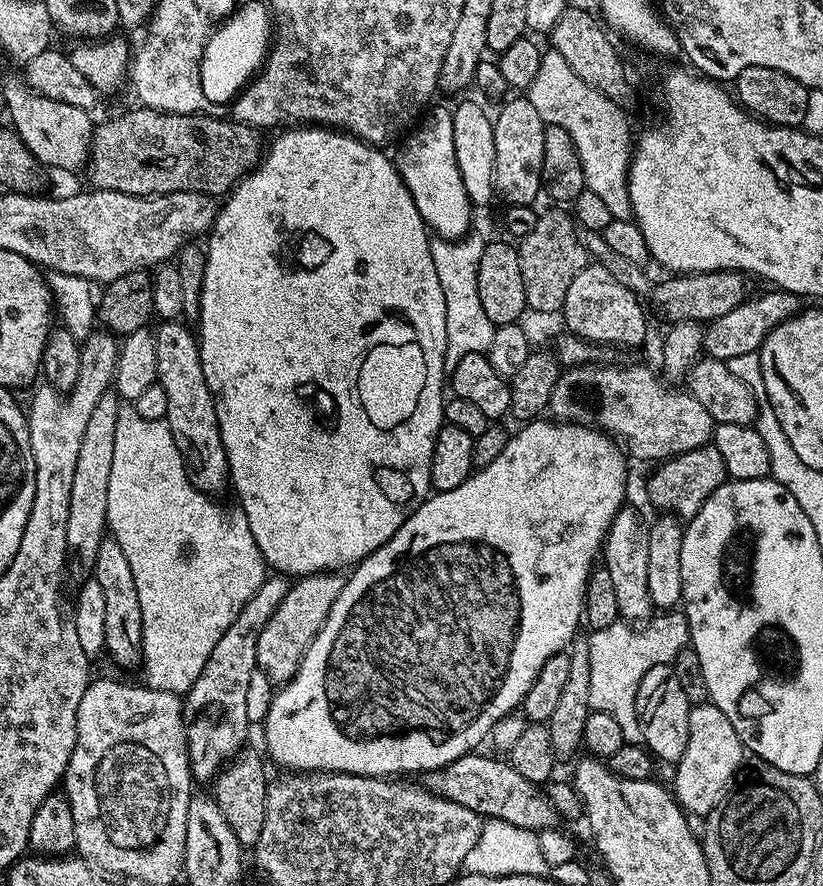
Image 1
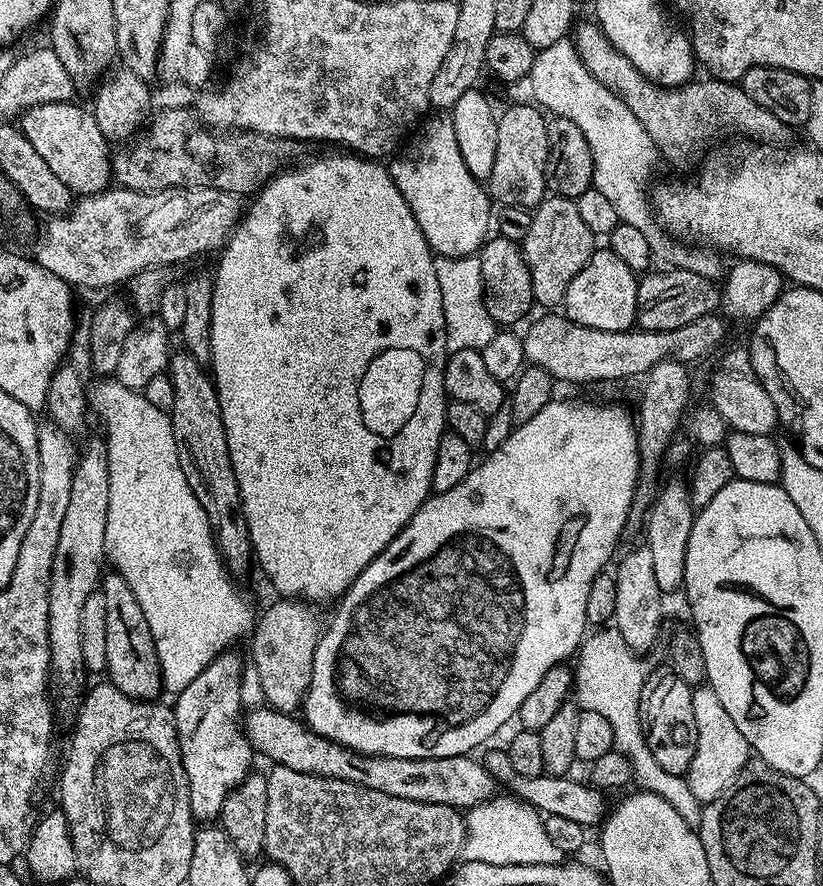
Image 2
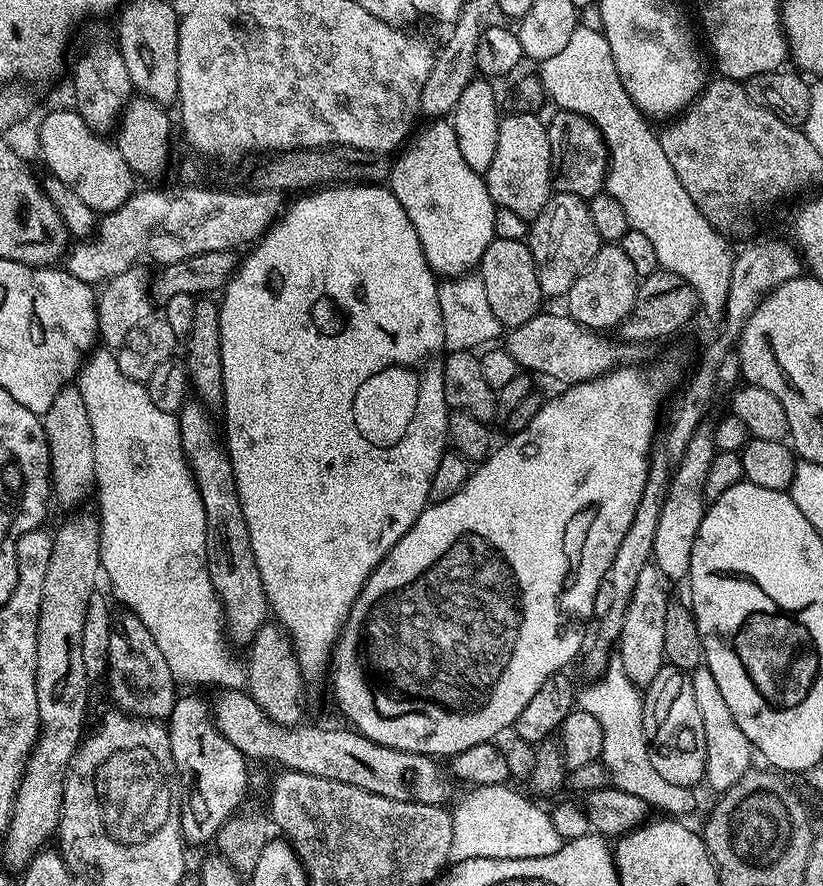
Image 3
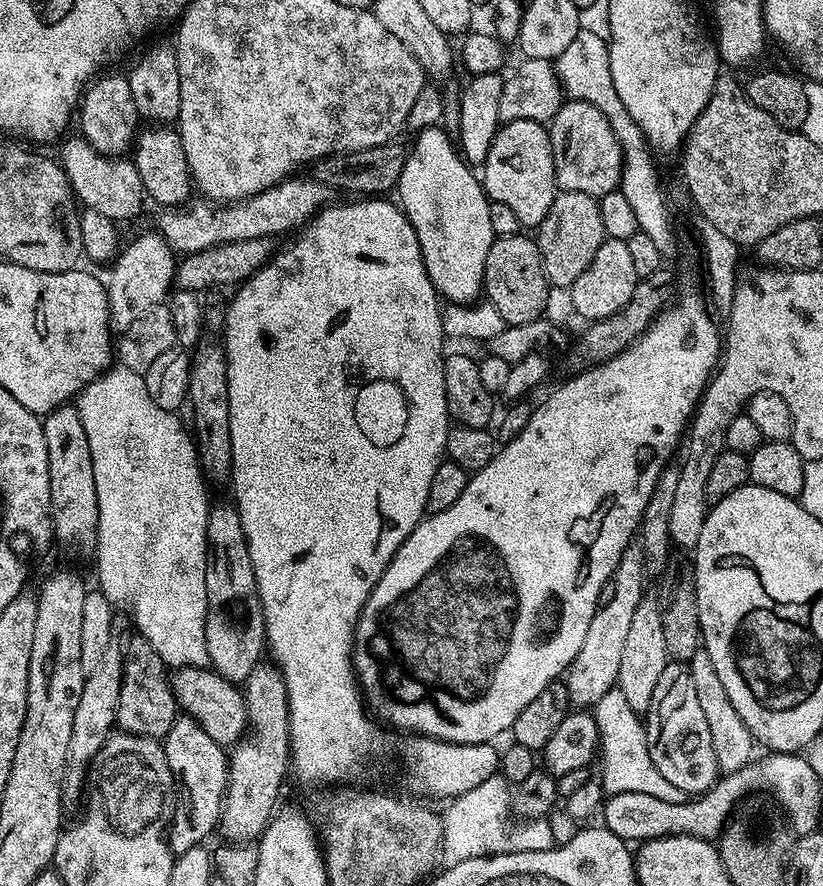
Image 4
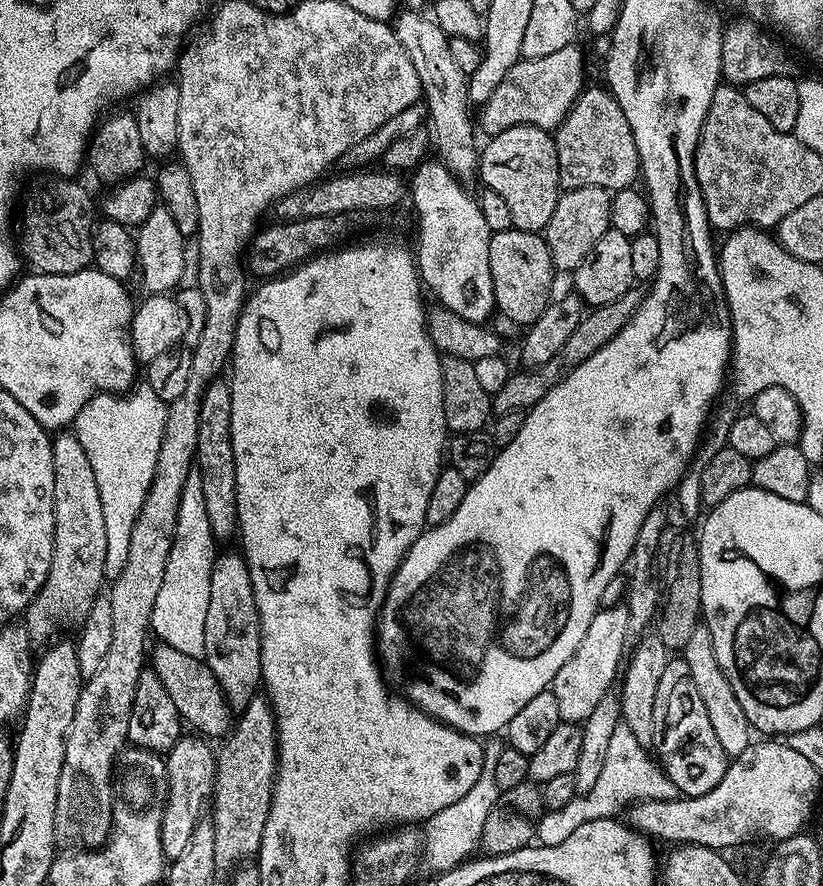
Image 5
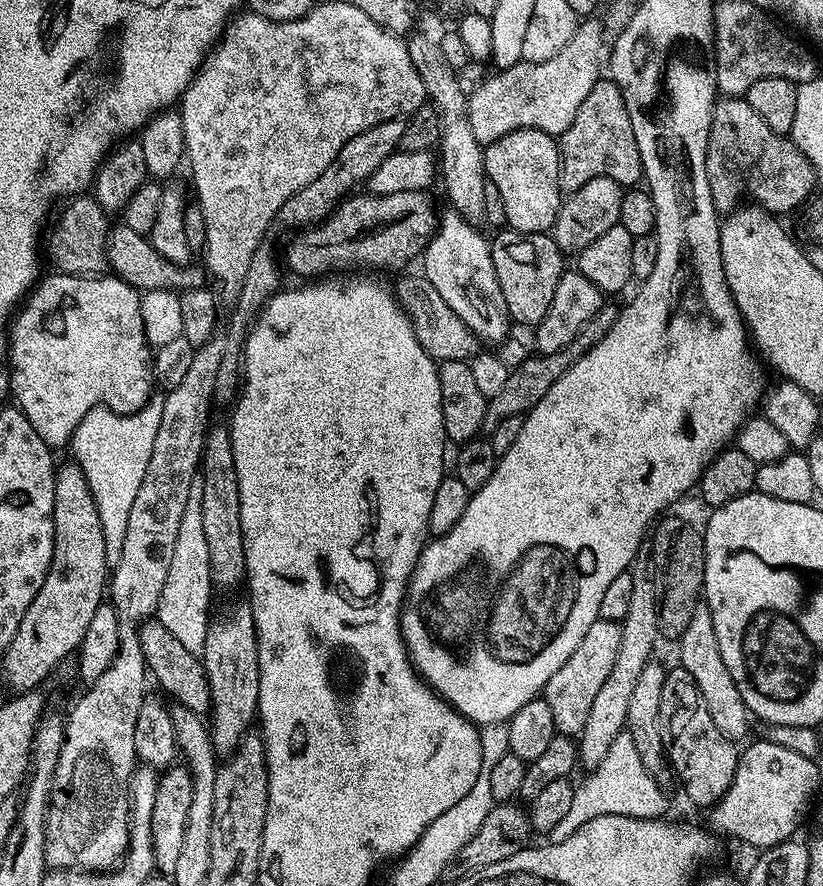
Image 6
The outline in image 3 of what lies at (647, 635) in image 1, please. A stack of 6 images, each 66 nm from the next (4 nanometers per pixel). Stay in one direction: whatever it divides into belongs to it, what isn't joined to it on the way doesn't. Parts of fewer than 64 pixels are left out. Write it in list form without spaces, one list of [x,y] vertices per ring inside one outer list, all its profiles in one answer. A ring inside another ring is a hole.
[[[609,666],[595,677],[593,684],[581,687],[578,692],[578,707],[586,710],[602,725],[602,754],[607,768],[620,768],[620,789],[626,794],[642,798],[649,809],[667,814],[672,818],[688,818],[696,808],[696,792],[691,788],[674,786],[654,770],[650,763],[650,750],[644,733],[644,697],[619,666]]]

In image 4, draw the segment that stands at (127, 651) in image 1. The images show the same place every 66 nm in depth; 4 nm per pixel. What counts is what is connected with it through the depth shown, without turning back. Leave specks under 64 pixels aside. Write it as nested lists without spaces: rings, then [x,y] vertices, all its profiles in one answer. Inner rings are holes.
[[[143,638],[129,646],[124,656],[124,681],[120,684],[120,697],[116,711],[117,725],[135,736],[149,736],[163,741],[178,715],[178,705],[172,693],[169,669],[164,660]]]

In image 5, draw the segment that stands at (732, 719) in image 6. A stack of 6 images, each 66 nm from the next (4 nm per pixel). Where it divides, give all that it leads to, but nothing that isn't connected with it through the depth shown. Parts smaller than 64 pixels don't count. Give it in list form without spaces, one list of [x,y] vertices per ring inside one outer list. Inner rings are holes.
[[[698,626],[694,634],[682,649],[682,659],[690,666],[690,678],[694,678],[694,686],[698,686],[698,695],[702,698],[702,706],[706,706],[706,715],[710,717],[710,726],[718,738],[722,750],[729,758],[736,757],[754,740],[752,723],[746,718],[738,698],[734,698],[734,686],[722,674],[722,666],[718,666],[718,658],[714,658],[714,642],[710,638],[710,630]]]

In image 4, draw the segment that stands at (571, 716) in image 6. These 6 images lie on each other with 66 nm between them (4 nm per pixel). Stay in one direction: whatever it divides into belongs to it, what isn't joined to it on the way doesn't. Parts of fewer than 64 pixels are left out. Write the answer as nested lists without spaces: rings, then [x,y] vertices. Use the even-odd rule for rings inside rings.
[[[633,542],[622,550],[622,558],[616,567],[611,583],[614,586],[614,599],[597,607],[594,618],[590,618],[590,626],[586,630],[586,642],[582,642],[582,650],[574,654],[568,671],[563,673],[562,682],[568,688],[569,701],[577,709],[591,709],[611,688],[616,687],[618,665],[622,662],[622,649],[630,630],[630,622],[634,619],[634,610],[638,610],[638,602],[645,595],[646,580],[643,550],[639,543]]]

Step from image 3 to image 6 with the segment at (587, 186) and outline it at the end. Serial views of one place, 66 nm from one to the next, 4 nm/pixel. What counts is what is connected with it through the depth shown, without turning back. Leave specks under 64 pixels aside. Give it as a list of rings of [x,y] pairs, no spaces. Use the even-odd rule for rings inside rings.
[[[601,78],[586,94],[574,122],[566,126],[559,136],[560,187],[571,194],[586,186],[590,178],[605,176],[614,178],[622,186],[636,186],[644,175],[638,142],[634,138],[634,126],[630,126],[630,114],[626,110],[624,92],[610,78]]]

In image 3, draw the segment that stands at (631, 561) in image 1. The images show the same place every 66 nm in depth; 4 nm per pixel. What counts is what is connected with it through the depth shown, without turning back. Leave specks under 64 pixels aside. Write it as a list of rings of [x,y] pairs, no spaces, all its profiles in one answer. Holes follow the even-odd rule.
[[[648,563],[634,582],[634,594],[628,596],[626,614],[622,618],[618,666],[624,671],[626,678],[630,678],[630,682],[634,682],[641,690],[647,689],[648,684],[654,682],[658,670],[666,664],[662,642],[666,635],[666,614],[670,601],[663,586],[665,587],[655,563]]]

